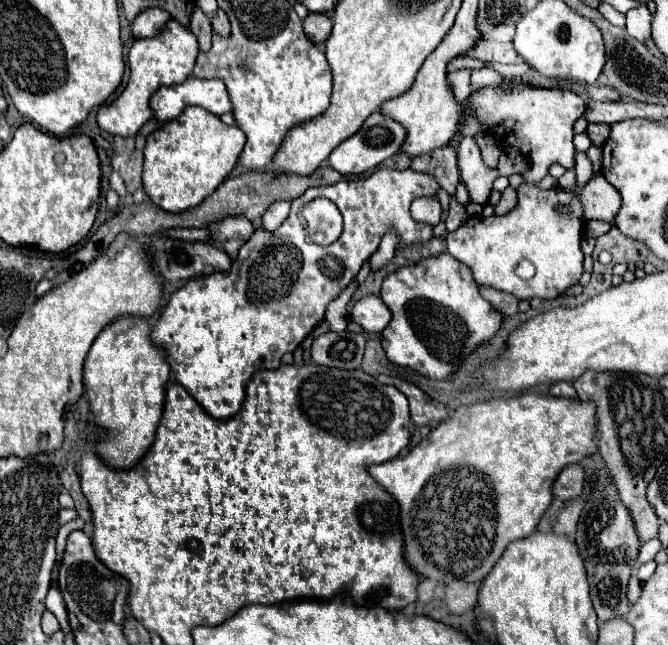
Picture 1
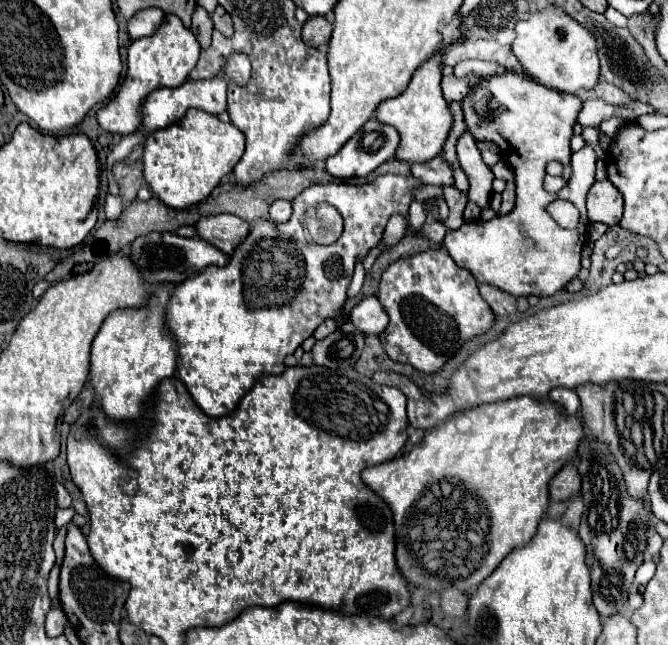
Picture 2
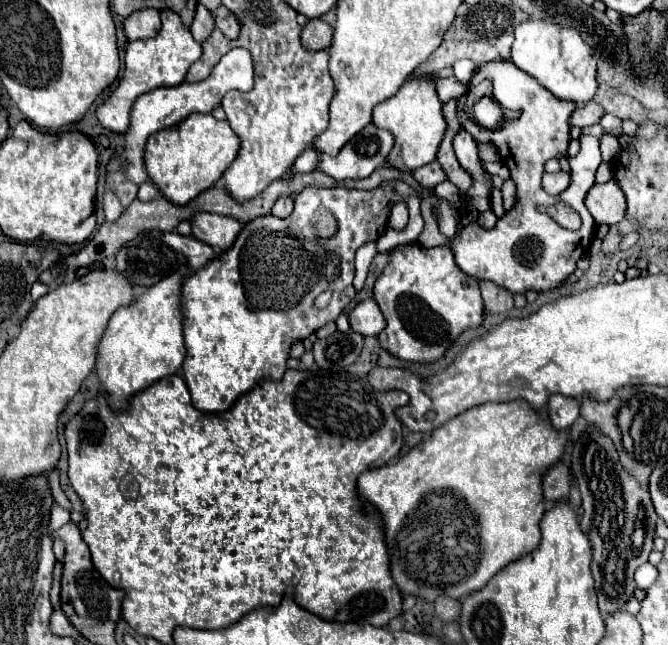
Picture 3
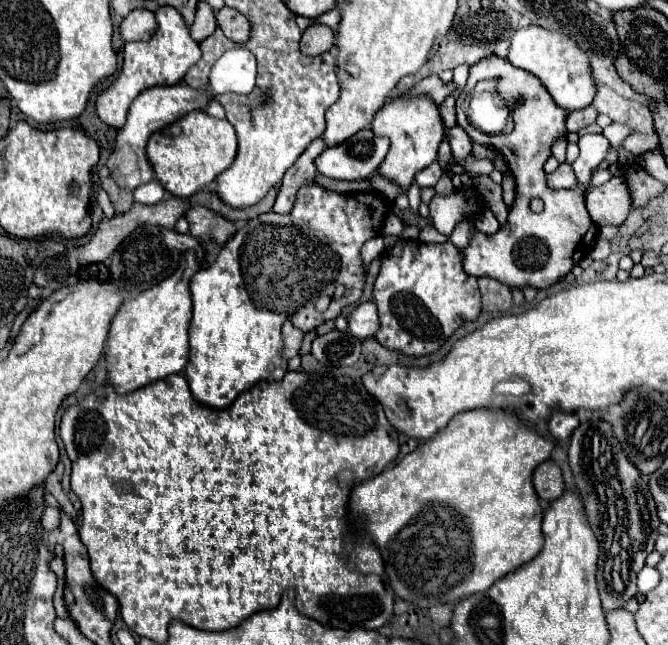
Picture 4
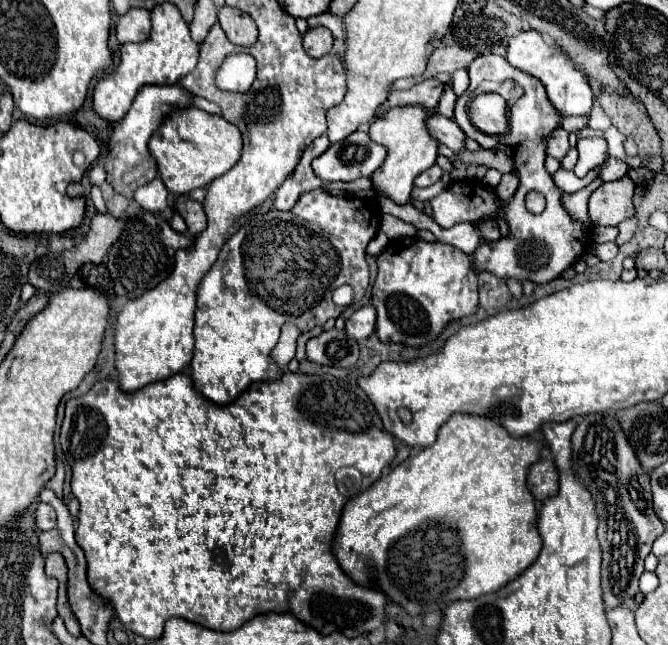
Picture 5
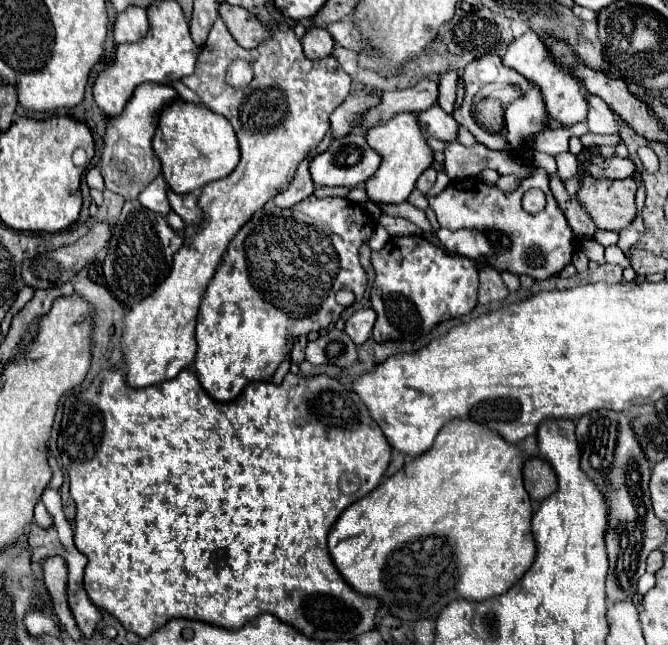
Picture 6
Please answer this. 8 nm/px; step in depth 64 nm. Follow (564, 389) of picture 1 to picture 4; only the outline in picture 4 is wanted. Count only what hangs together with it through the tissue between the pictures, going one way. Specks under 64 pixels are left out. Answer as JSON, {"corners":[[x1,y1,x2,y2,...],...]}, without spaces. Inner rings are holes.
{"corners":[[554,412,552,420,548,422,548,432,556,442,568,440,572,430,578,426,578,416,576,414,566,414,566,412]]}

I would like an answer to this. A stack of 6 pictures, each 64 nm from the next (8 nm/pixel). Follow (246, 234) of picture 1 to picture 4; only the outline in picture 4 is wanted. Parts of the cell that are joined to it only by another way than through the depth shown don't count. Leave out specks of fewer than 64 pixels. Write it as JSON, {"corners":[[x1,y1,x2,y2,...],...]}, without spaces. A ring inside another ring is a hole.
{"corners":[[192,206,184,218,188,220,190,234,194,238,204,240,206,236,210,236,210,238,214,238,214,242,218,246,222,246,234,234,232,222,222,220,222,216,218,216,216,212,212,212,210,208,204,208,204,206]]}

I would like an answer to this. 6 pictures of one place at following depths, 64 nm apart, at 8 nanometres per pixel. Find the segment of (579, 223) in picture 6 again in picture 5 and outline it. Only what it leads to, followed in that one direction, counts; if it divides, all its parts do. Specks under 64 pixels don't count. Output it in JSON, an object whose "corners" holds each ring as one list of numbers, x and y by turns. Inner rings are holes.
{"corners":[[597,177,588,186,582,190,573,193,563,193,562,204,569,212,571,217,579,222,583,222,584,229,593,229,594,222,590,219,588,214,588,199,590,194,603,183,603,180]]}

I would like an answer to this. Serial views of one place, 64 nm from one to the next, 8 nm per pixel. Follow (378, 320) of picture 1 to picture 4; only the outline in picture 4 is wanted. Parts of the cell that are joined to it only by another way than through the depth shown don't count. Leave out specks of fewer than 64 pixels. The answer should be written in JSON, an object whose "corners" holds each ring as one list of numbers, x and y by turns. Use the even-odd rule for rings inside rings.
{"corners":[[364,302,354,308,354,312,348,316,348,330,358,338,366,340,372,338,378,330,378,314,374,302]]}

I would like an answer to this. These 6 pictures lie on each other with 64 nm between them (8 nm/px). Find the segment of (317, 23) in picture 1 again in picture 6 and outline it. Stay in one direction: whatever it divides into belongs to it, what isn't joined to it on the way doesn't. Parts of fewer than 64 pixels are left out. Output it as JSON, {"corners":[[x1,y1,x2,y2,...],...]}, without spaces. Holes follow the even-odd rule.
{"corners":[[310,28,302,38,302,48,308,58,320,60,332,52,334,40,326,28]]}

